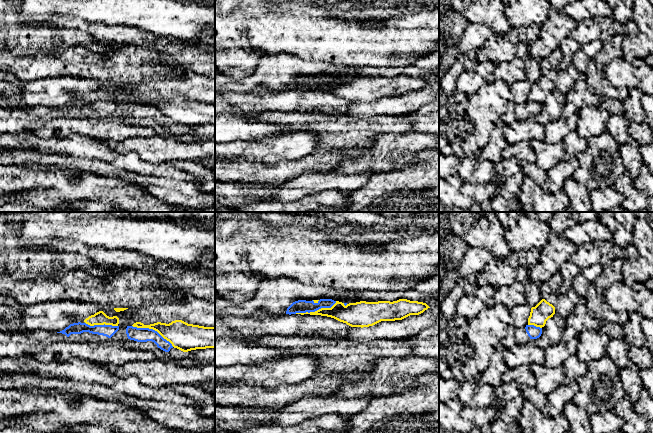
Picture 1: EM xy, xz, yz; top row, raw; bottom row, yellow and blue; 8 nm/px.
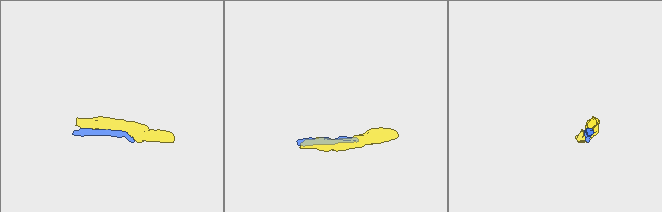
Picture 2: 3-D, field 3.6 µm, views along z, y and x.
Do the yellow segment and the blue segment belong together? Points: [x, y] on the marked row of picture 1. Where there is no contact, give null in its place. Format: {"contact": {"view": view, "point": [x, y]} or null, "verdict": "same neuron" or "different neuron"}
{"contact": {"view": "xy", "point": [153, 329]}, "verdict": "different neuron"}

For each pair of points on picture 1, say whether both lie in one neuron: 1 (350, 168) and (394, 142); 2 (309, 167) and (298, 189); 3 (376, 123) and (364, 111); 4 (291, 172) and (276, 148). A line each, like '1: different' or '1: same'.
1: same
2: different
3: different
4: different

